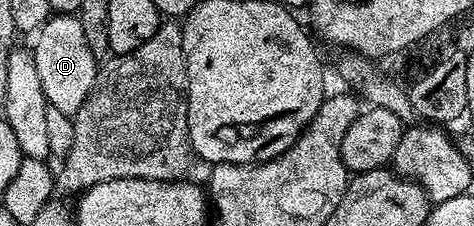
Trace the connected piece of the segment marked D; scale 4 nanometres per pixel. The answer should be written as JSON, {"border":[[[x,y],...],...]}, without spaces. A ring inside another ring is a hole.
{"border":[[[49,16],[35,37],[36,45],[31,46],[32,58],[38,67],[38,80],[42,82],[42,91],[49,105],[58,107],[58,111],[63,113],[75,115],[94,87],[98,68],[98,58],[92,54],[86,43],[86,34],[82,31],[79,16]]]}

